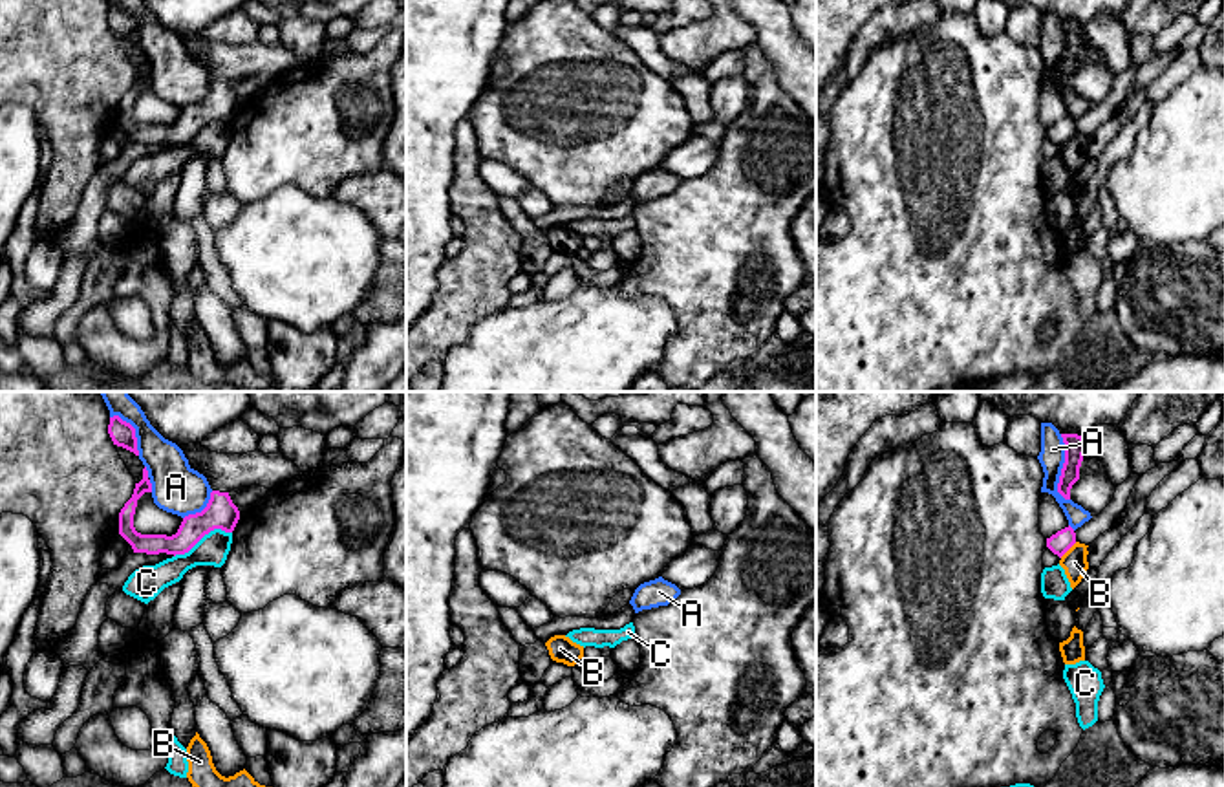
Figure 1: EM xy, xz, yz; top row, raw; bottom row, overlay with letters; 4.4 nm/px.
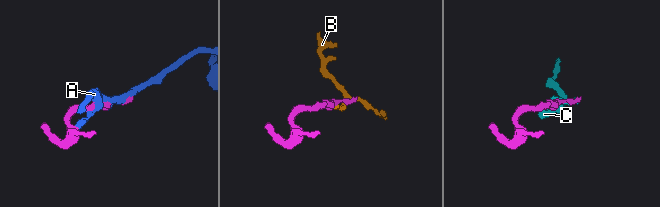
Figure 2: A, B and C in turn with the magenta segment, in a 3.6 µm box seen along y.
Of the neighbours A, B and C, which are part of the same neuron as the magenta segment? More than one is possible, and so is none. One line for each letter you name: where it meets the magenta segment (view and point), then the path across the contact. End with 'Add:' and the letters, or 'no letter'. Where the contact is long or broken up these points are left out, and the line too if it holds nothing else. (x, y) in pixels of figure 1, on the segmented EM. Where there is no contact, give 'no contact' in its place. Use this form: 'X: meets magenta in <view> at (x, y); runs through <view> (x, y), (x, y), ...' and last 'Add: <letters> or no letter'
Add: no letter

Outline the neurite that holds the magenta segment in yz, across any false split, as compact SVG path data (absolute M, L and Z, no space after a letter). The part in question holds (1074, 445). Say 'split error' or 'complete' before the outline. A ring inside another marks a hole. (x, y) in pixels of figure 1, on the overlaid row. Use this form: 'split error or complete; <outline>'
complete; M1061 434L1061 437L1065 443L1065 463L1058 483L1058 492L1065 500L1070 500L1070 489L1079 480L1079 467L1081 467L1087 445L1085 445L1085 439L1078 434Z

